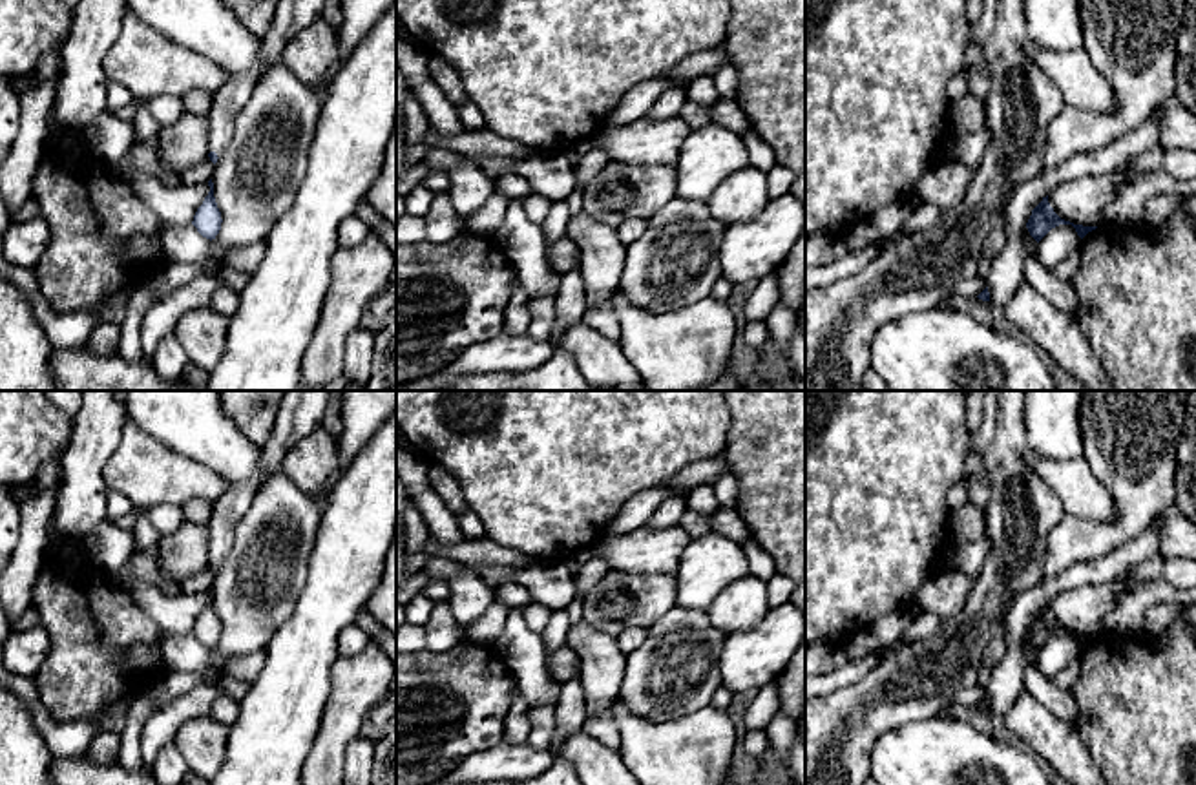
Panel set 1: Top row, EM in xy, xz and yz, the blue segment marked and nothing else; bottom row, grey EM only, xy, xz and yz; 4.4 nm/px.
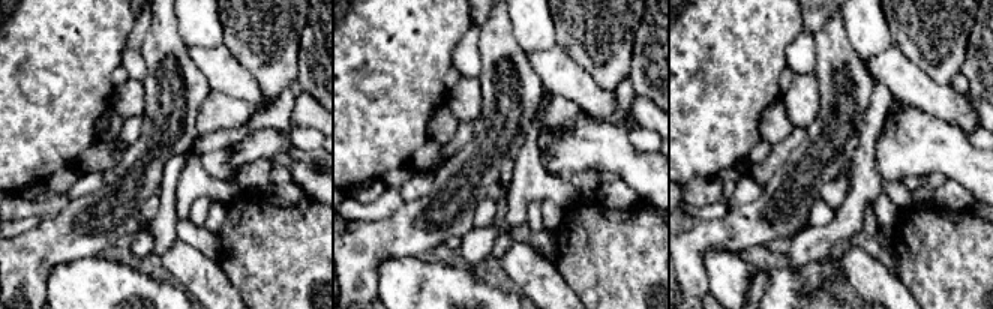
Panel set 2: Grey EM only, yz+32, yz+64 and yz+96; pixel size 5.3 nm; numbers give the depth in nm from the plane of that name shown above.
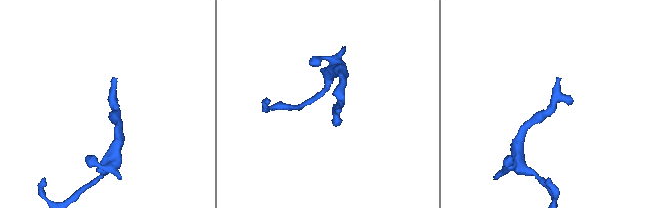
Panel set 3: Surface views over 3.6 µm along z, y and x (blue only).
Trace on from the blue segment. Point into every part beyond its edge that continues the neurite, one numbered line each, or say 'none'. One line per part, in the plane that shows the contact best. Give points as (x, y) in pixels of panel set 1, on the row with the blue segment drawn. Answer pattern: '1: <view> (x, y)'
1: xy (236, 92)

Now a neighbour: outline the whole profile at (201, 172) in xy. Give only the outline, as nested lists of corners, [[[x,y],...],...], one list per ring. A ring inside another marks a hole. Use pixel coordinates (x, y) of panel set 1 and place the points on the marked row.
[[[206,157],[205,161],[188,168],[181,175],[181,184],[194,186],[194,184],[208,183],[212,179],[212,173],[214,173],[214,162],[210,161],[210,157]]]

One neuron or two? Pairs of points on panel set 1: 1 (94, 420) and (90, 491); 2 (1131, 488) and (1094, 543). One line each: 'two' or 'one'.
1: one
2: one

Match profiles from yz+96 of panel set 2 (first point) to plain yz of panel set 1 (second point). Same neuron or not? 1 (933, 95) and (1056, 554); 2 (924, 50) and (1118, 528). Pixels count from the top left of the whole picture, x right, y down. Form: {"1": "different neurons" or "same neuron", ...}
{"1": "different neurons", "2": "same neuron"}

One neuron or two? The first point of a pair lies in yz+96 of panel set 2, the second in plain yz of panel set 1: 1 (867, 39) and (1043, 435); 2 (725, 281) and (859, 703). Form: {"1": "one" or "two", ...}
{"1": "one", "2": "two"}

